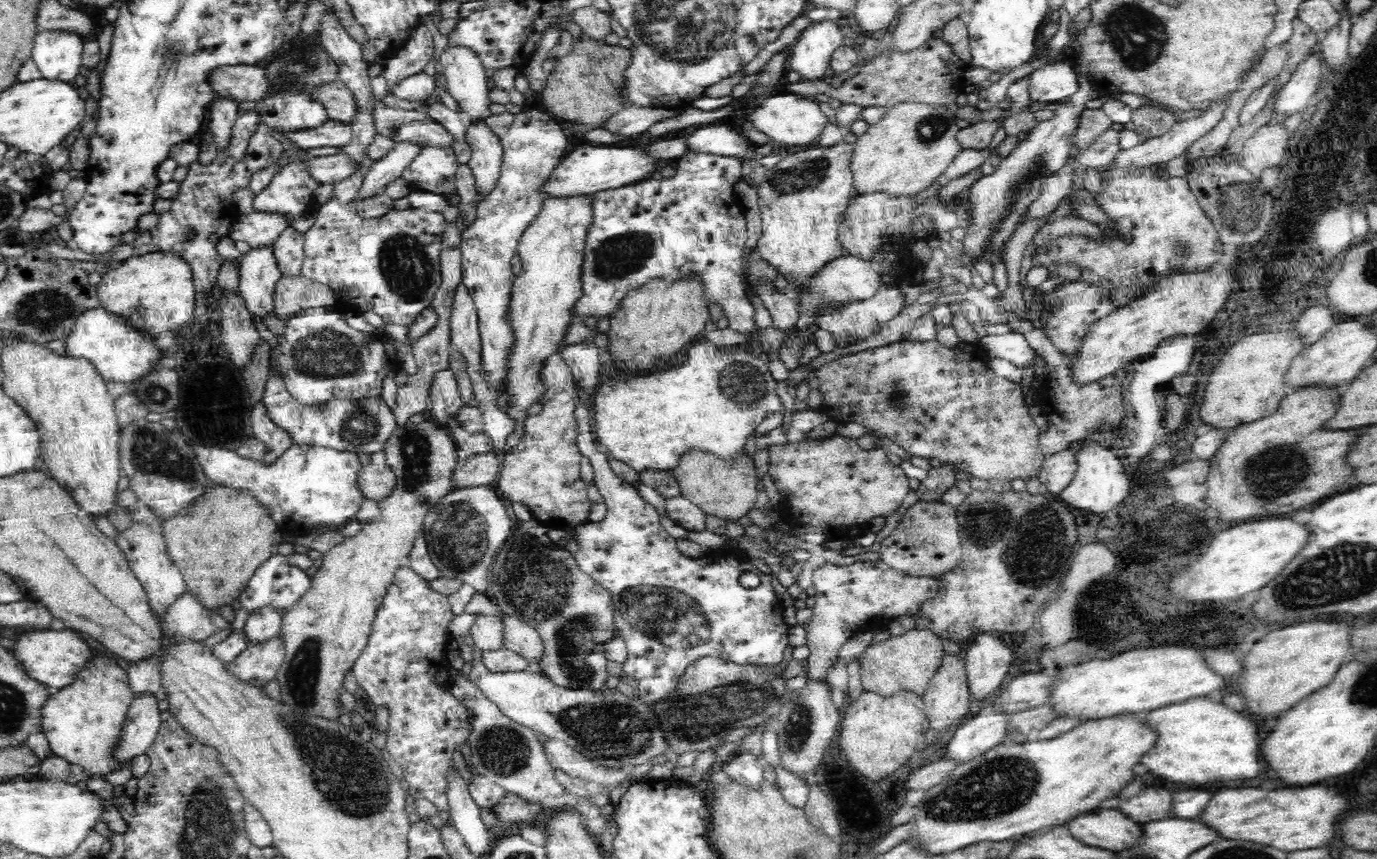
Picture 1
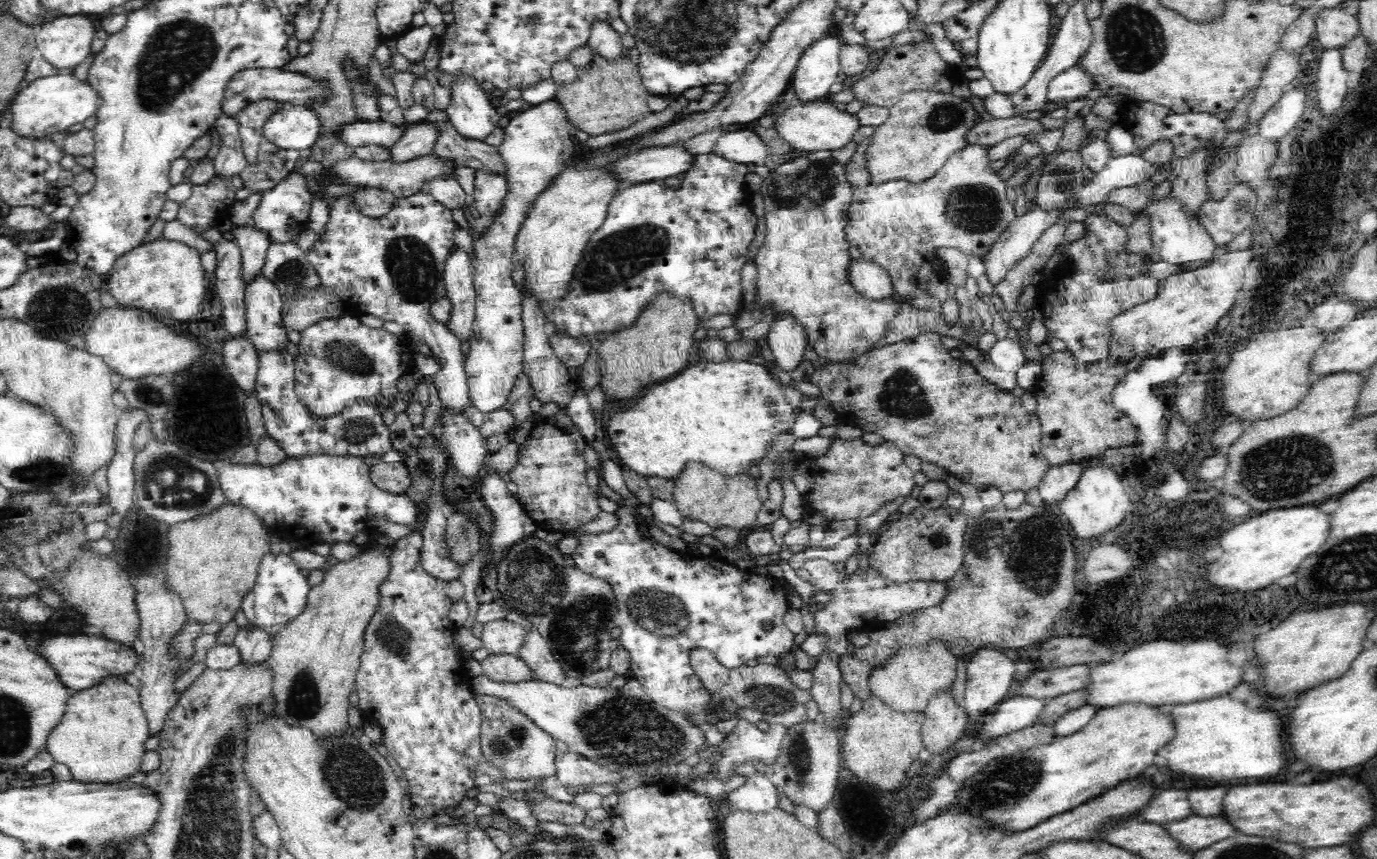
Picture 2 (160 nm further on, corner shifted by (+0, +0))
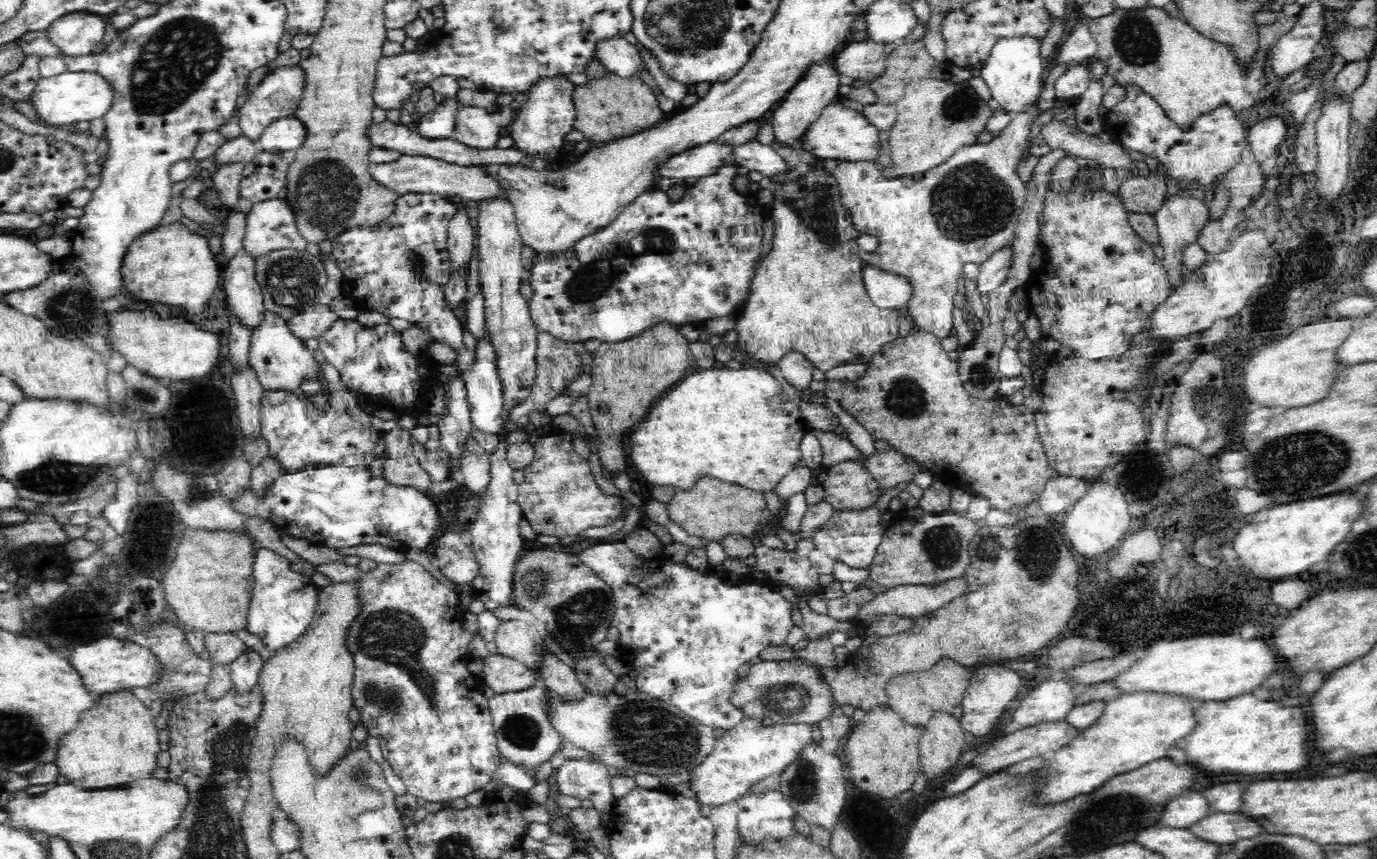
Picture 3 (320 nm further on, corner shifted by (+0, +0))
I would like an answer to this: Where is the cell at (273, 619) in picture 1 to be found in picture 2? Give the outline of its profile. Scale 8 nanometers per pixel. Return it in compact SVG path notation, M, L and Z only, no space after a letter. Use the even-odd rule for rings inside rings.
M249 623L246 627L239 628L234 643L238 647L241 661L246 661L246 663L266 662L271 653L271 636Z

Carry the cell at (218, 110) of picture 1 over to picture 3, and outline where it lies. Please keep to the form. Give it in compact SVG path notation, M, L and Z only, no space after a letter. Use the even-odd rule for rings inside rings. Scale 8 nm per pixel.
M234 162L234 164L220 164L210 174L213 185L220 192L220 202L228 211L238 212L238 200L240 200L240 183L242 171L245 164Z

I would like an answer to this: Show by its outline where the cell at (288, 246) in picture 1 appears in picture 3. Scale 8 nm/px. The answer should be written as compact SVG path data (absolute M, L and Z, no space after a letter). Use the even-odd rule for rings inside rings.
M282 249L268 252L256 258L255 268L264 309L278 314L286 322L302 308L314 305L324 298L328 278L324 263L306 250Z

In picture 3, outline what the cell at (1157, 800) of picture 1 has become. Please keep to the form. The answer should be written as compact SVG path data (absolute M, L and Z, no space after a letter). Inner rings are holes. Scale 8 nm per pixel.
M1186 792L1184 796L1176 796L1168 802L1162 822L1166 827L1188 829L1209 815L1212 808L1206 808L1206 800L1202 800L1200 792Z

